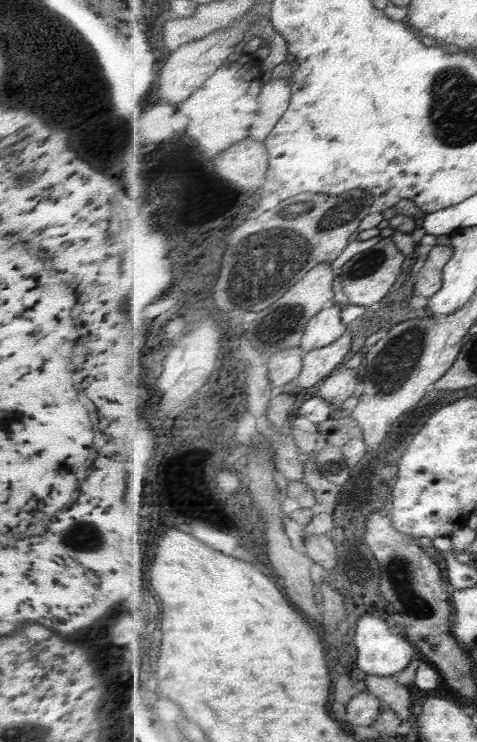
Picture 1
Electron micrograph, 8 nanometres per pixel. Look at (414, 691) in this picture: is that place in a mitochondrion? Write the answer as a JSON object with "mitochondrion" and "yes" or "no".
{"mitochondrion":"no"}

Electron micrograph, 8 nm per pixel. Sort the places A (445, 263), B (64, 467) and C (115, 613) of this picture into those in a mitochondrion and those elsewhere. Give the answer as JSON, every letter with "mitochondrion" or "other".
{"A":"other","B":"other","C":"other"}

